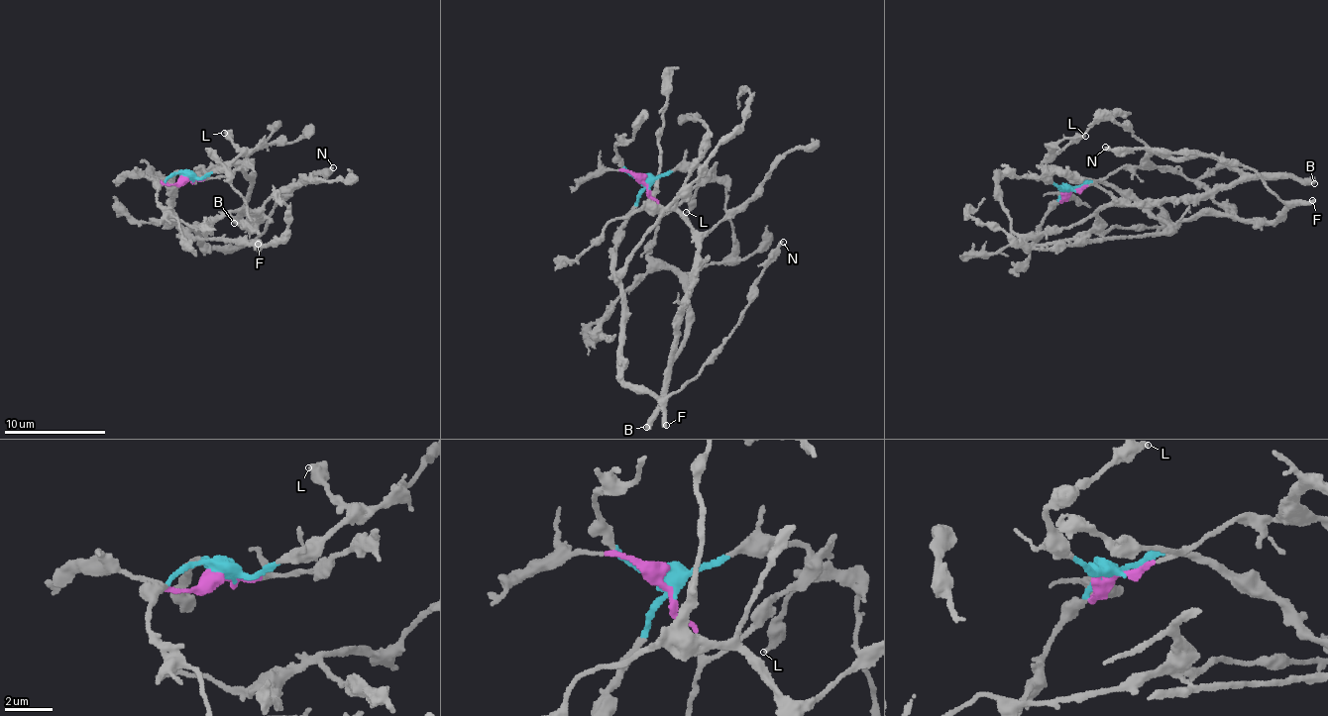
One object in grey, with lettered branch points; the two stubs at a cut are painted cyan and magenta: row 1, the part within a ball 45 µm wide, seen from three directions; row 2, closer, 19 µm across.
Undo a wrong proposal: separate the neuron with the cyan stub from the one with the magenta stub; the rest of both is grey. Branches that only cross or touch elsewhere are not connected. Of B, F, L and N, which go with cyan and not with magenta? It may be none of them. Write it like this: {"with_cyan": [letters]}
{"with_cyan": ["F", "L", "N"]}

